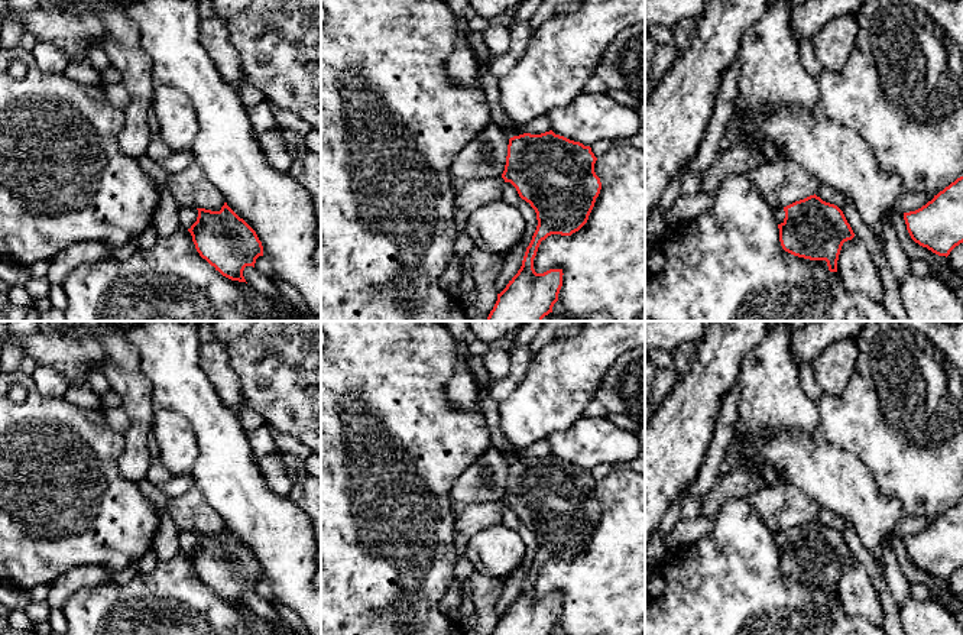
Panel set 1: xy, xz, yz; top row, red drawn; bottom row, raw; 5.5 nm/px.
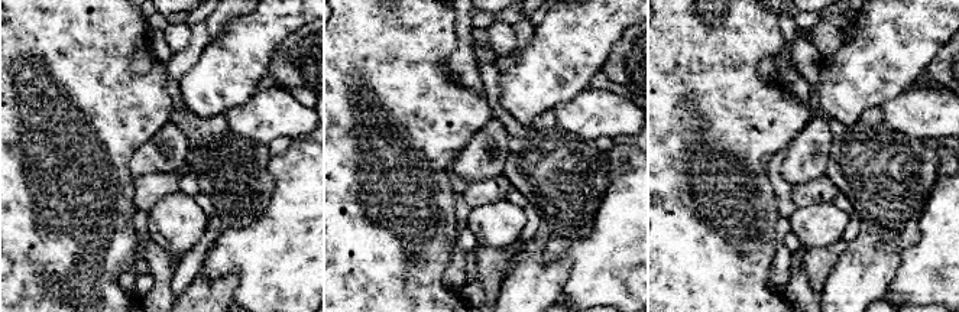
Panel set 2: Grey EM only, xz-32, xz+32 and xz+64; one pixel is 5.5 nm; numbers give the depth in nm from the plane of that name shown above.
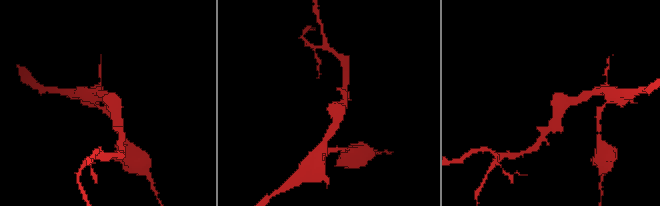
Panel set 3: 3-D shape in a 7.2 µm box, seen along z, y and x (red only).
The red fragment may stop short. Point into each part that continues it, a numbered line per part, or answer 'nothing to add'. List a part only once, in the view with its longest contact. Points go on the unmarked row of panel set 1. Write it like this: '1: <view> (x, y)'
1: xy (187, 540)

